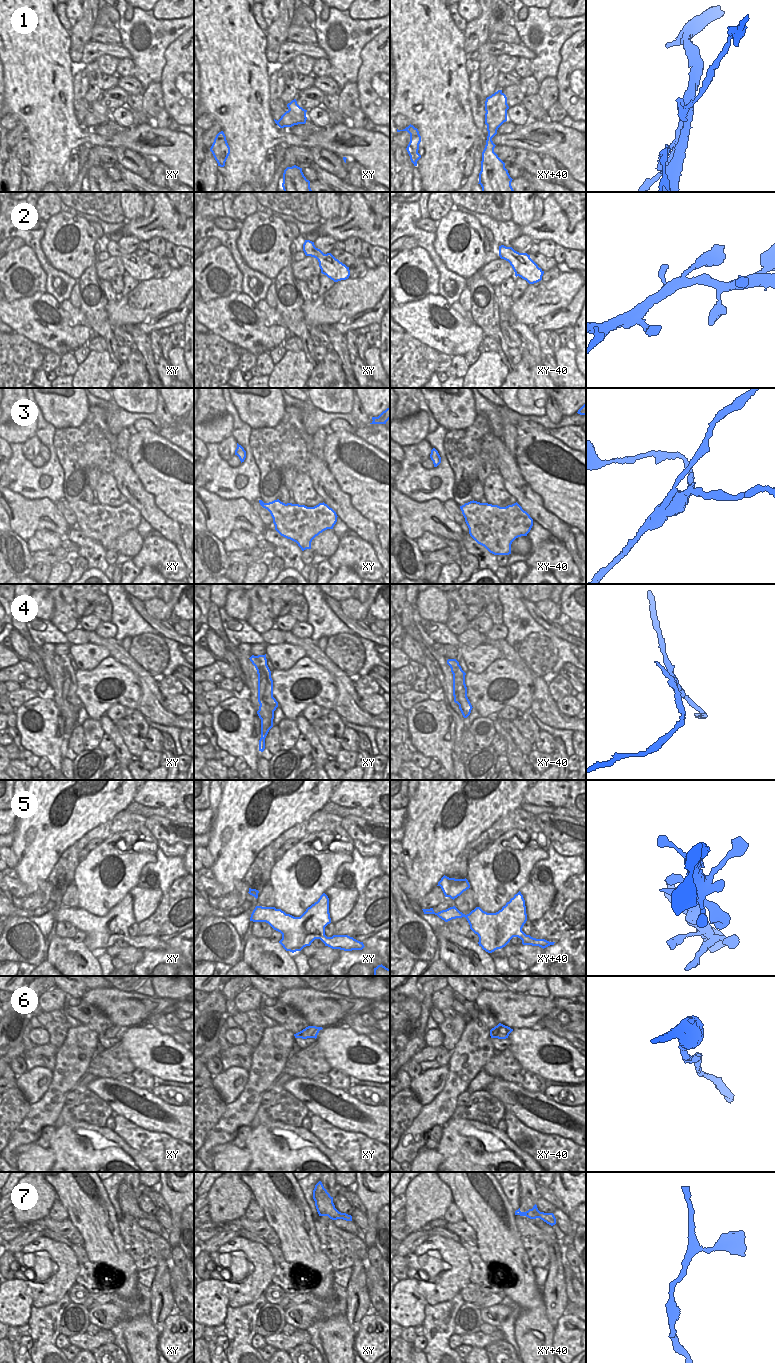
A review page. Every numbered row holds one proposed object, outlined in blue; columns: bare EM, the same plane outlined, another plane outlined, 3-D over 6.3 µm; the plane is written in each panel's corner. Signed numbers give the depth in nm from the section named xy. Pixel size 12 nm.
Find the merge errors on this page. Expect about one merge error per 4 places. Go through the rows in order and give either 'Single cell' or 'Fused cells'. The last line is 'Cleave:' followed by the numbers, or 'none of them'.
1: Fused cells
2: Single cell
3: Fused cells
4: Fused cells
5: Single cell
6: Single cell
7: Single cell
Cleave: 1, 3, 4

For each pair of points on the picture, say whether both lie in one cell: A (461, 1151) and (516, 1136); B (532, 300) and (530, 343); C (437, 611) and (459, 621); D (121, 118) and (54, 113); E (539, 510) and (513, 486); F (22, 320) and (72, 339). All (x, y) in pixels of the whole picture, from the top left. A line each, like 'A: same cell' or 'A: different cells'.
A: different cells
B: different cells
C: different cells
D: different cells
E: same cell
F: same cell

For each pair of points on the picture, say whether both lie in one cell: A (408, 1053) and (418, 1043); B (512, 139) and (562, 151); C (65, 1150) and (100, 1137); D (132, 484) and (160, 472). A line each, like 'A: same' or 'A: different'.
A: same
B: same
C: same
D: different

